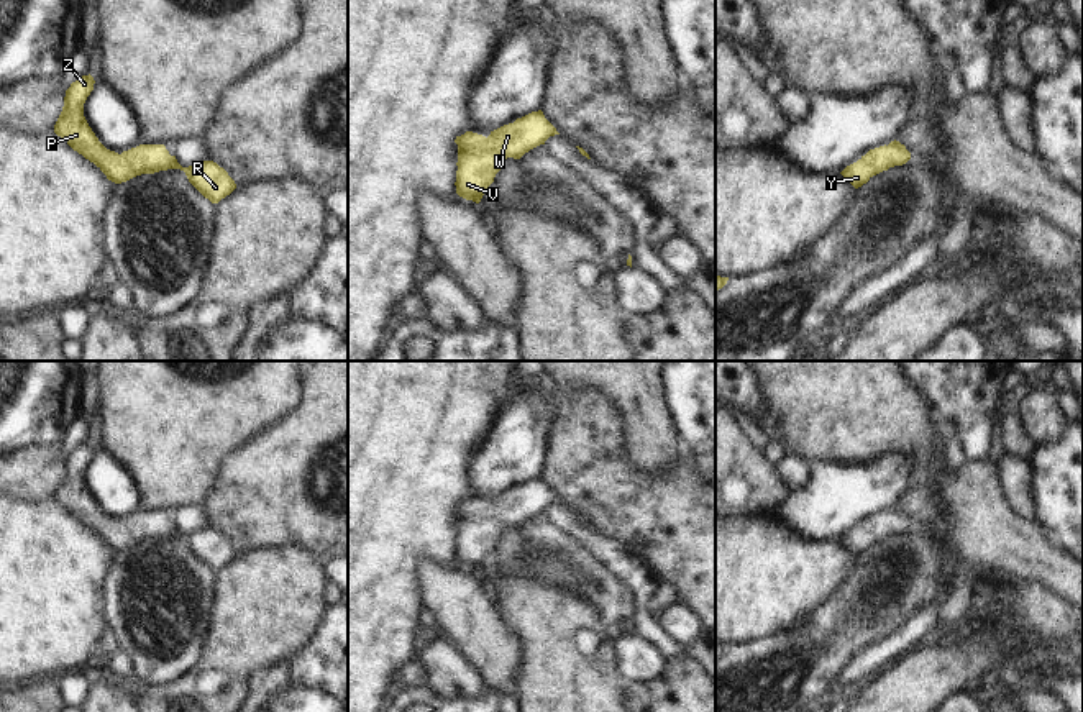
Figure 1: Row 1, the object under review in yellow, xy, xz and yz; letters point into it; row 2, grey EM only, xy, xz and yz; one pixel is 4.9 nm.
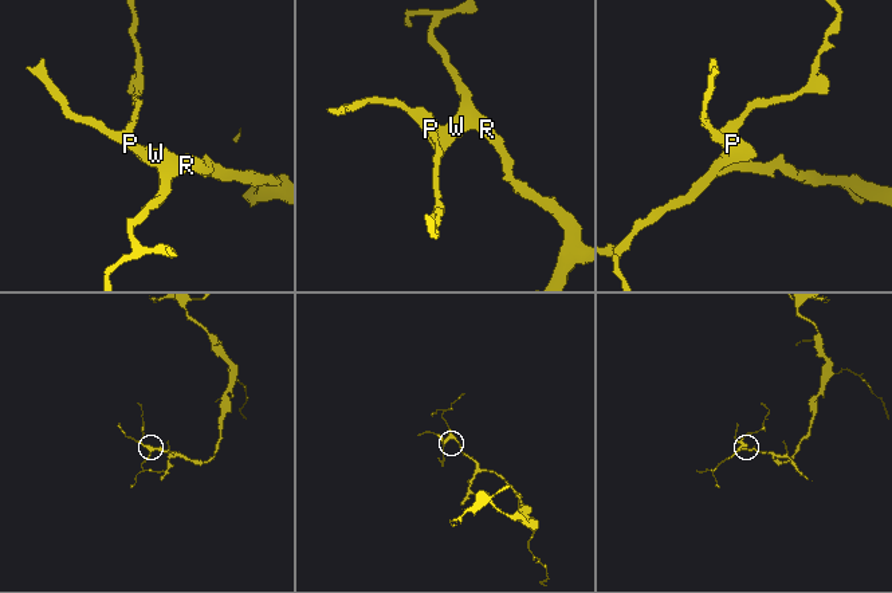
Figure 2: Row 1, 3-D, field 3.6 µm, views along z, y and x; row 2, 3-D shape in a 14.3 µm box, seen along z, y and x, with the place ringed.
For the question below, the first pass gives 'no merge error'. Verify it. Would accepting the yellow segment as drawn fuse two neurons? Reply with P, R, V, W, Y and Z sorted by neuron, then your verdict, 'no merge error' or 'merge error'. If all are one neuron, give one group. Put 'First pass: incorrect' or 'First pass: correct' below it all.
groups P R V W Y Z; no merge error
First pass: correct

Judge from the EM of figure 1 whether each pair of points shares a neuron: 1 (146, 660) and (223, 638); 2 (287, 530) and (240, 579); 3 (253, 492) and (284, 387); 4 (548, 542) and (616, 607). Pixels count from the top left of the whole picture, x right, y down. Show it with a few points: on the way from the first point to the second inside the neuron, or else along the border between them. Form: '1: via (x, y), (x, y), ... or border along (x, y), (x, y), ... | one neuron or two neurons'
1: border along (210, 607), (202, 653), (196, 665), (181, 678) | two neurons
2: border along (310, 552), (301, 547), (265, 547), (237, 555) | two neurons
3: border along (302, 396), (286, 412), (242, 443) | two neurons
4: via (565, 558), (598, 593) | one neuron

